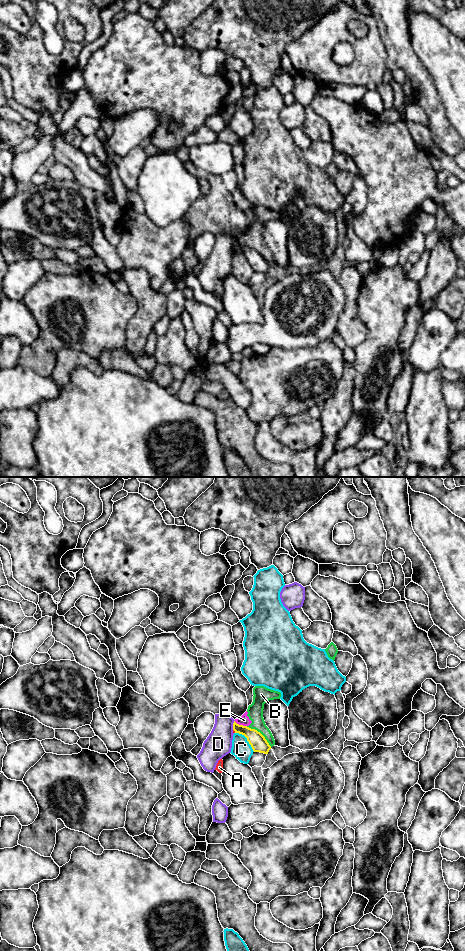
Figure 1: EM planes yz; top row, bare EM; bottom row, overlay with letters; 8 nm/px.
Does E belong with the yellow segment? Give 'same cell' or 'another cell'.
another cell

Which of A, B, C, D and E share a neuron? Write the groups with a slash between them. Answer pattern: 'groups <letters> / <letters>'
groups A B E / C / D

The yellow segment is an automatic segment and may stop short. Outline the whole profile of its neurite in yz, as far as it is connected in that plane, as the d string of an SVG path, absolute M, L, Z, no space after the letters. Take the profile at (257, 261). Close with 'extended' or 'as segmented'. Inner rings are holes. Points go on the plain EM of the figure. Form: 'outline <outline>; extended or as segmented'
outline M235 241L233 243L233 250L235 253L242 254L247 258L247 261L251 265L254 272L268 274L269 270L271 269L271 266L265 257L257 250L239 245Z; as segmented

